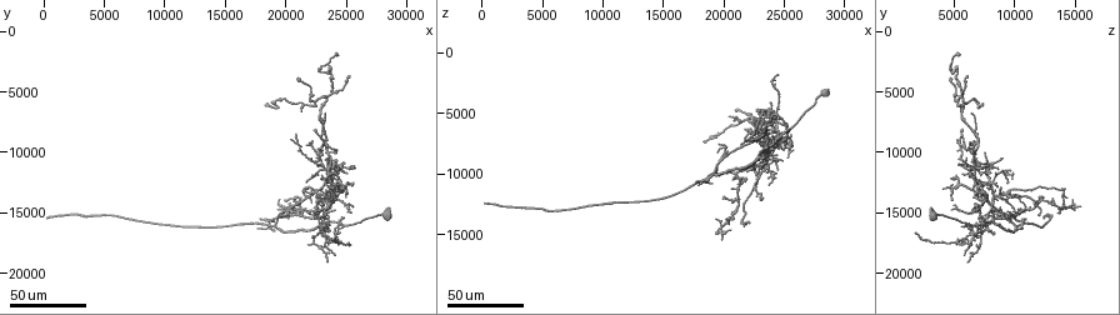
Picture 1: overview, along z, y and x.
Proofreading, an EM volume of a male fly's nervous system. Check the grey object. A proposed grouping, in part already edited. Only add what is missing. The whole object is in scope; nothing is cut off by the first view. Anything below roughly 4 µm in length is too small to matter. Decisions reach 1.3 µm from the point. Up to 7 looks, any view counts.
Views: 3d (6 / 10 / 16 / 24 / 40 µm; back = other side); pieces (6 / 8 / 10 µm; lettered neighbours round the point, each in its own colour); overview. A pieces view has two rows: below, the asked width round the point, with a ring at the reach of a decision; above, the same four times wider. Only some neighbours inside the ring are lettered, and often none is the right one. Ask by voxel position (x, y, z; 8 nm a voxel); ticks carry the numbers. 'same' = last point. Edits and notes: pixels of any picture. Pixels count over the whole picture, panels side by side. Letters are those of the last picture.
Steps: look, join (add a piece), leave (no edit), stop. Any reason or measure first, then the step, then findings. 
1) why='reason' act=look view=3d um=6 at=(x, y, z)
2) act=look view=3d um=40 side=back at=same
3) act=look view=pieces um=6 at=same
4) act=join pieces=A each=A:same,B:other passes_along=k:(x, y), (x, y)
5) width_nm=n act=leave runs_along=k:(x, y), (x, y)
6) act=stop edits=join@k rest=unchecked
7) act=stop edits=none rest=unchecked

why='branch stops here' act=look view=3d um=40 at=(24600, 16400, 1800)

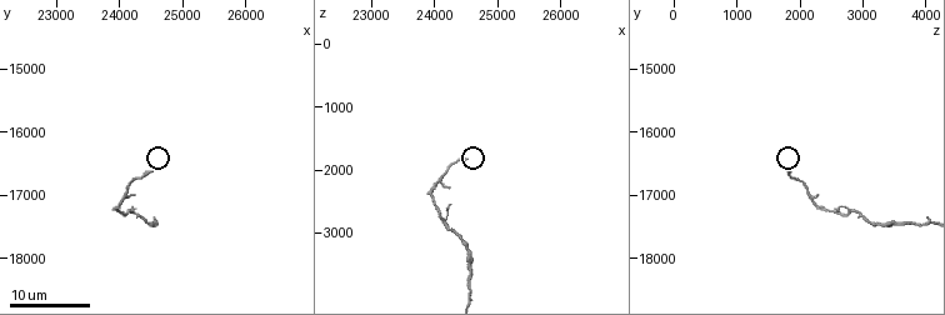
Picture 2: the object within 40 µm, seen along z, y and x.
why='what lies round it' act=look view=pieces um=10 at=(24500, 16600, 1850)

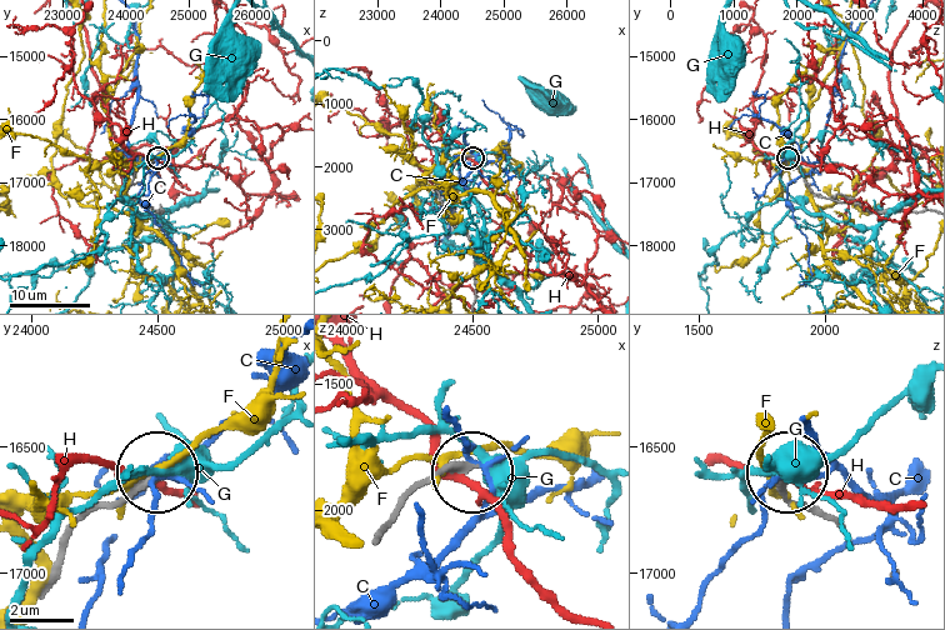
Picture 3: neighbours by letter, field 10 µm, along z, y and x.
act=leave each=C:other,F:other,G:other,H:other found='no lettered piece goes on from it'

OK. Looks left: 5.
why='thin end' act=look view=3d um=24 at=(23200, 15400, 11800)

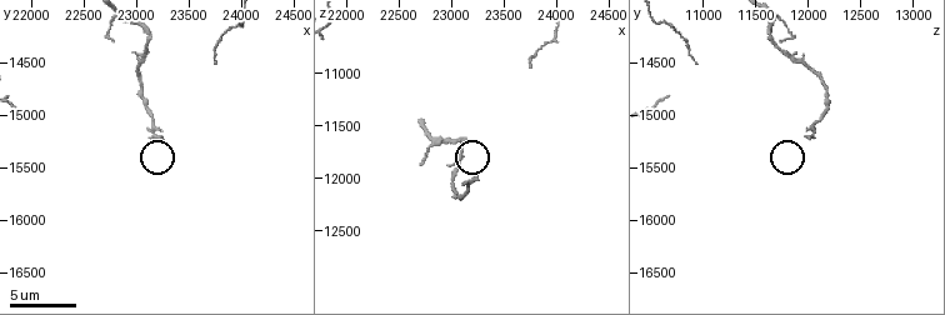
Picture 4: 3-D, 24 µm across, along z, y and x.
act=look view=pieces um=10 at=(23220, 15200, 12020)

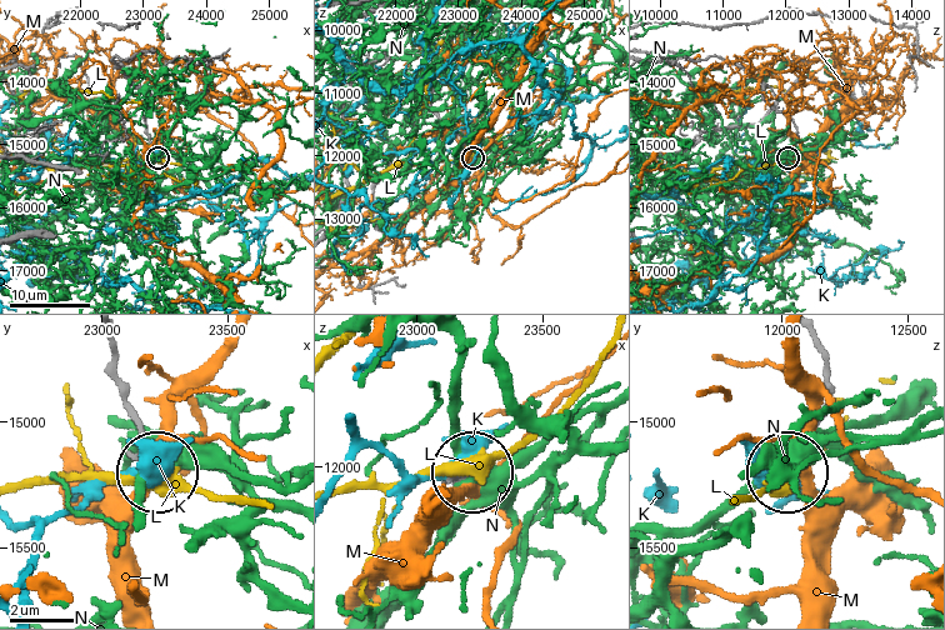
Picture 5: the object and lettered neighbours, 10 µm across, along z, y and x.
act=leave each=K:other,L:other,M:other,N:other found='no lettered piece goes on from it'

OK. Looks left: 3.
why='branch stops here' act=look view=3d um=24 at=(22600, 14800, 10000)

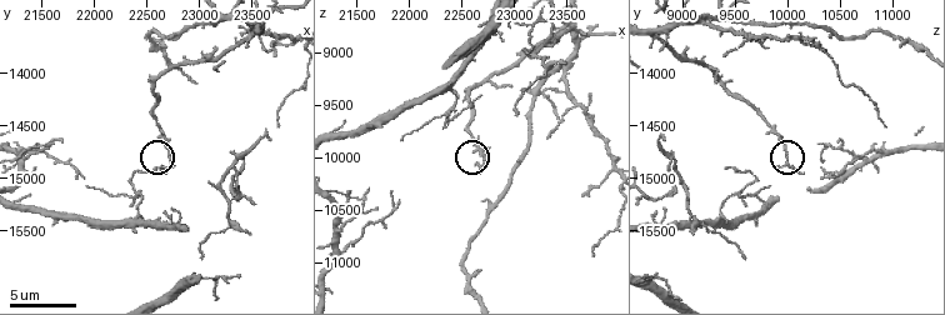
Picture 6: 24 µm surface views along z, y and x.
act=look view=pieces um=8 at=(22700, 14940, 10160)

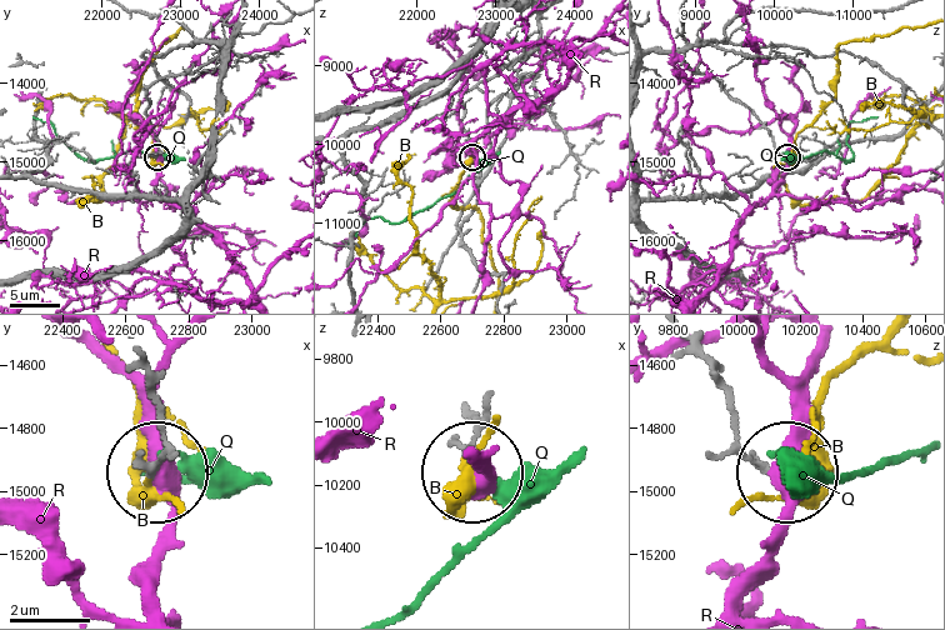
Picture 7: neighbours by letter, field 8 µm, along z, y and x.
width_nm=150 act=leave each=B:other,Q:other,R:other runs_along=7:(145, 379), (163, 440), (155, 476) found='none of them fits'

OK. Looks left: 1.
act=stop edits=none rest=unchecked

